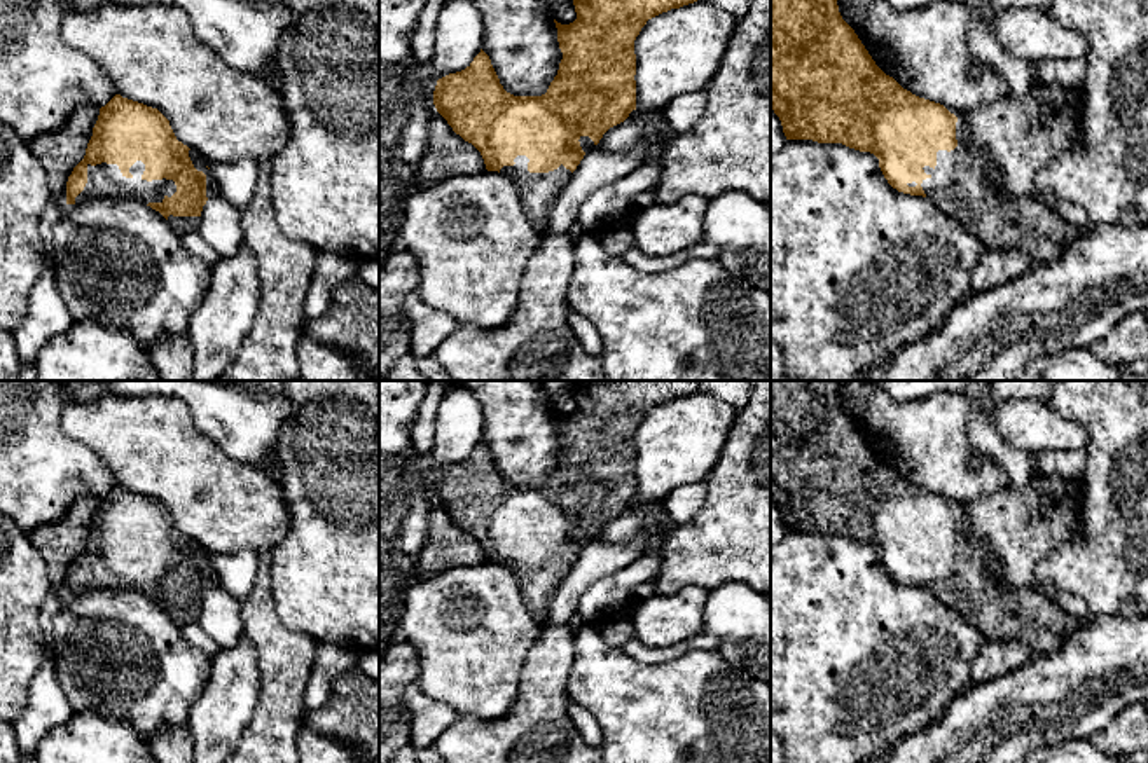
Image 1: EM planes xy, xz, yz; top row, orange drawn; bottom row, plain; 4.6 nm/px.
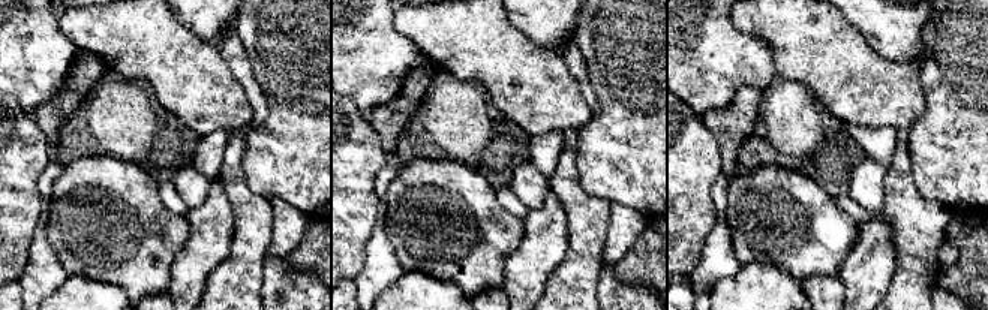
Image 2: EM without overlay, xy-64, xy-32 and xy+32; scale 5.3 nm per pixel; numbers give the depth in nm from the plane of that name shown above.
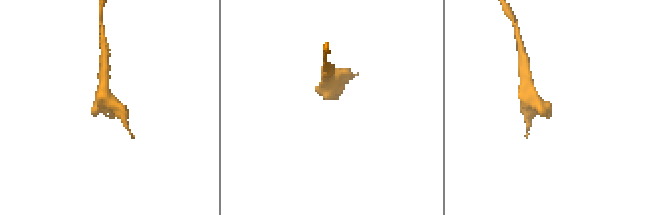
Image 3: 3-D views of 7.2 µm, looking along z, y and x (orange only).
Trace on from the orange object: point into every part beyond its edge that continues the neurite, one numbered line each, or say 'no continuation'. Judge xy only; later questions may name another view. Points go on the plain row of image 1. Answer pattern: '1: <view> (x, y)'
1: xy (103, 571)

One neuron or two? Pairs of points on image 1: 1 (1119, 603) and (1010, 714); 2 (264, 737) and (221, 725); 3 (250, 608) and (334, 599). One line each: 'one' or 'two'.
1: two
2: two
3: two

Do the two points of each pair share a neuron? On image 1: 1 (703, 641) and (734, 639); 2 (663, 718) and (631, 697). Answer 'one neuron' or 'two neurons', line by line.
1: two neurons
2: one neuron

